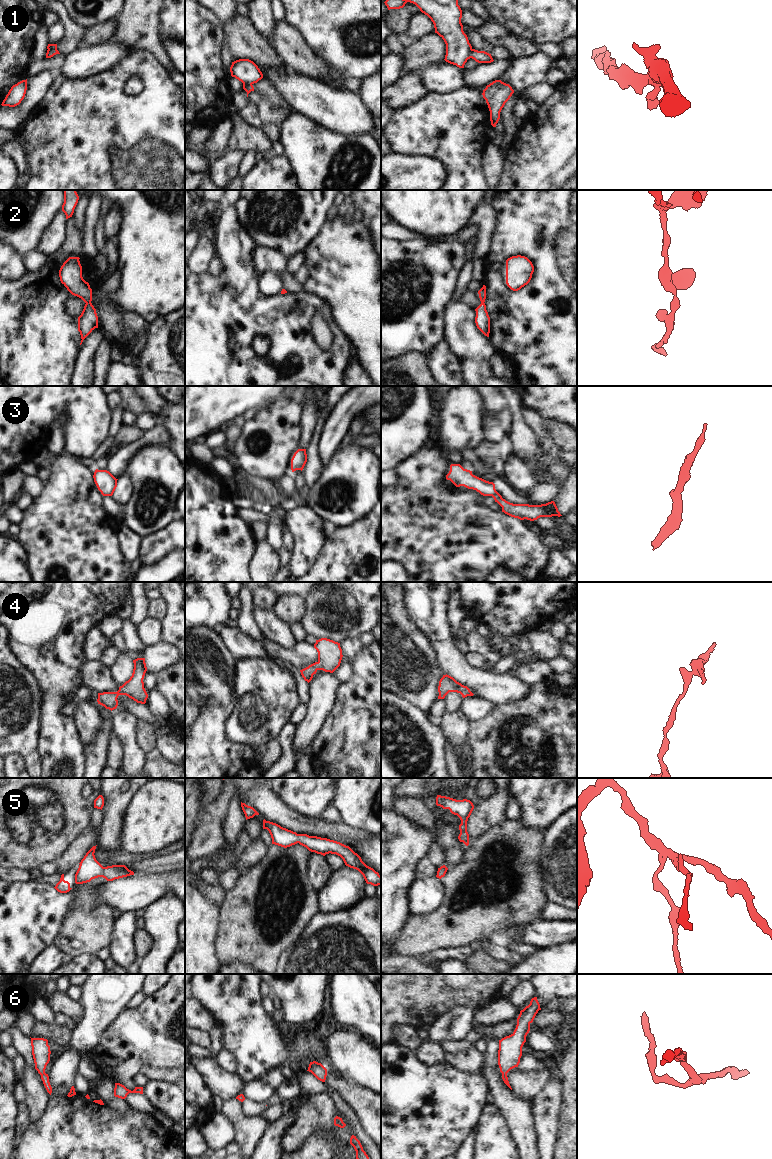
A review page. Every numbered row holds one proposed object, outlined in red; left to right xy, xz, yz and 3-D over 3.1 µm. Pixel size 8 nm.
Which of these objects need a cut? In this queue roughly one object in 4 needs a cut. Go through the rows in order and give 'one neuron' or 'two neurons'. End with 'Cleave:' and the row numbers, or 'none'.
1: two neurons
2: one neuron
3: one neuron
4: one neuron
5: one neuron
6: one neuron
Cleave: 1

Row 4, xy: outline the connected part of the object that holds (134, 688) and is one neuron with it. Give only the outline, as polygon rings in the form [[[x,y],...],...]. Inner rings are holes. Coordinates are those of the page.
[[[137,658],[133,660],[134,669],[132,676],[117,692],[103,692],[98,693],[98,704],[104,706],[106,709],[114,710],[118,706],[118,696],[126,695],[137,703],[145,704],[148,694],[144,688],[144,676],[147,671],[145,658]]]

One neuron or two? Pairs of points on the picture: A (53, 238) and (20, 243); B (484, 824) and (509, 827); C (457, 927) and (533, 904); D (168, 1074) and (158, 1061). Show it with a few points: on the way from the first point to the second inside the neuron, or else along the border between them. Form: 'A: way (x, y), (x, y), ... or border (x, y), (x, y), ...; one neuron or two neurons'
A: border (51, 219), (36, 248); two neurons
B: border (506, 819), (487, 830), (477, 839); two neurons
C: way (476, 914), (511, 914), (514, 911); one neuron
D: border (174, 1069), (143, 1067), (140, 1071); two neurons

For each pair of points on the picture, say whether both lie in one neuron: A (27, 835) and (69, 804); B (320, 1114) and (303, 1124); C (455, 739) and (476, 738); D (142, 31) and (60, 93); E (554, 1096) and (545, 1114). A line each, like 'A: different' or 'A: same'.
A: same
B: same
C: different
D: different
E: same

